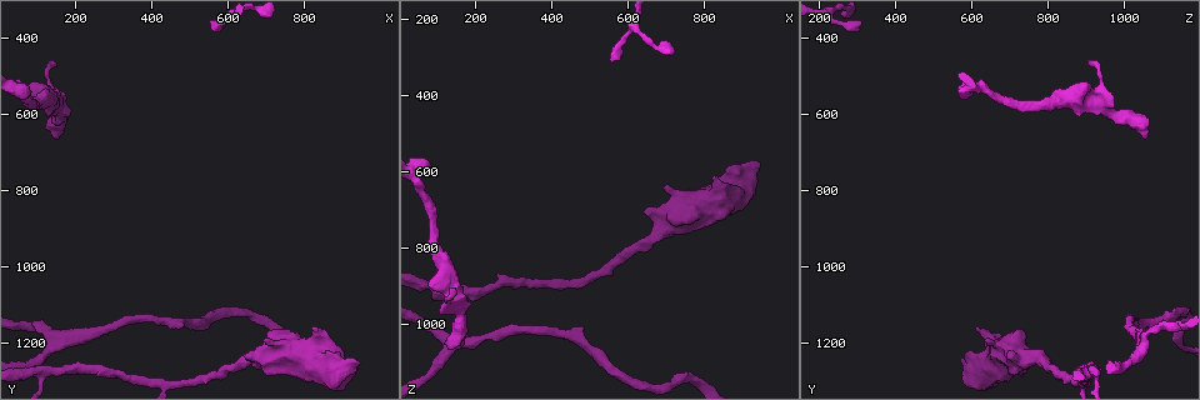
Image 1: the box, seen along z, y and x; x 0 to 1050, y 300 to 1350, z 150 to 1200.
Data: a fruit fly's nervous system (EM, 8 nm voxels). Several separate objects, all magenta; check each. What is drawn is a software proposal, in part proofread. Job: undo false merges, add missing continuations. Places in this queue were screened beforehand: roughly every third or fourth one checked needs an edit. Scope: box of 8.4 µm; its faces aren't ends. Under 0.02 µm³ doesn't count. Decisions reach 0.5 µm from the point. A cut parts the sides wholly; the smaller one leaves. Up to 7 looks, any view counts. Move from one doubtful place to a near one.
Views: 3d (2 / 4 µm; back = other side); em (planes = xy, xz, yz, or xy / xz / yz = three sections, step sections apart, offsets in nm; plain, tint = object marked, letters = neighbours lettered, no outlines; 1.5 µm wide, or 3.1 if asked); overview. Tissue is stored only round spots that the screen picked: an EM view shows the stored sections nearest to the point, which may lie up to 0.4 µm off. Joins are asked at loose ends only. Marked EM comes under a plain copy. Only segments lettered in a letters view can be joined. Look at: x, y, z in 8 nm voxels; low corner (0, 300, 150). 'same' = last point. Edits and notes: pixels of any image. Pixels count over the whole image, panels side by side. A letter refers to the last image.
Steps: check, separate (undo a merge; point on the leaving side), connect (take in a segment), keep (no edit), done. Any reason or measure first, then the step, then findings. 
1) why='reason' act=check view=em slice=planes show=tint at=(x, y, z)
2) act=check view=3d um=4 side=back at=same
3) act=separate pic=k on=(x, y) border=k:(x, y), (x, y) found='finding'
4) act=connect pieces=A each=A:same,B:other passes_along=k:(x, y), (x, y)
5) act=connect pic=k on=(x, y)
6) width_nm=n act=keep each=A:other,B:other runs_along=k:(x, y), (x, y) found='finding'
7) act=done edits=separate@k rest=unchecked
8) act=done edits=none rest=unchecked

why='an open end' act=check view=3d um=4 at=(150, 660, 1055)

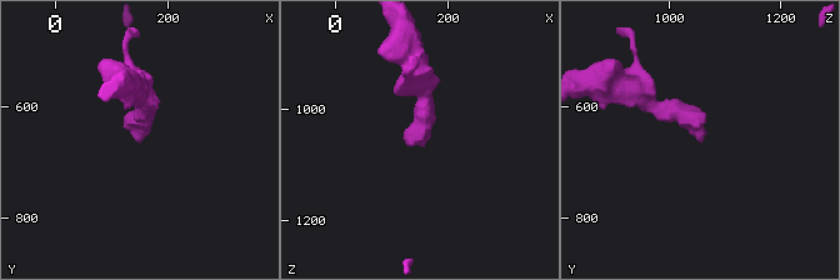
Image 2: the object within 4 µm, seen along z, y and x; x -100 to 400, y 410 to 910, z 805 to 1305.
act=check view=em slice=planes show=tint at=(150, 665, 1055)

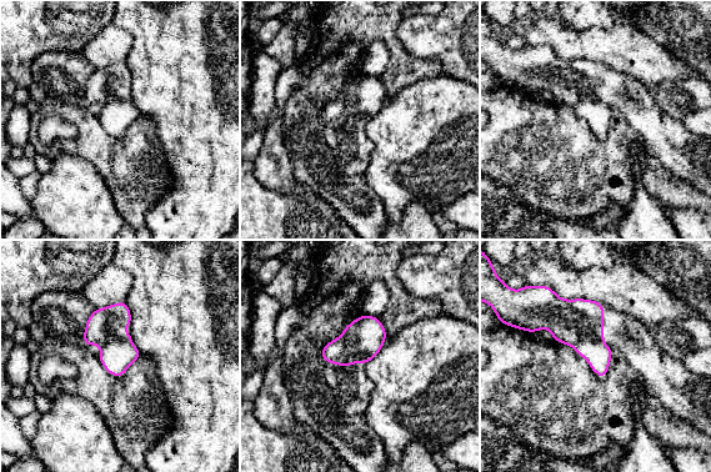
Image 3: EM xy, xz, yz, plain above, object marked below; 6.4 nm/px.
why='what lies round it' act=check view=em slice=planes show=letters at=same

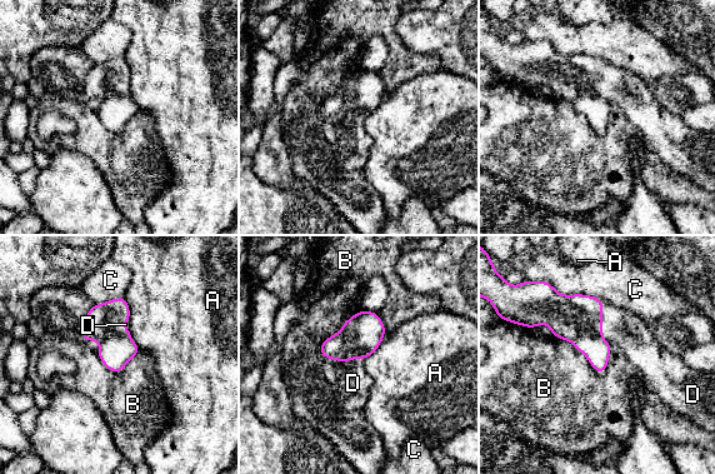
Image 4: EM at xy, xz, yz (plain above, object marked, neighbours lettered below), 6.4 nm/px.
act=connect pieces=D each=A:other,B:other,C:other,D:same passes_along=4:(578, 319), (601, 323), (621, 328) found='it goes on there'

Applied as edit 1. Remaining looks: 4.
why='thin end' act=check view=3d um=4 side=back at=(150, 460, 915)

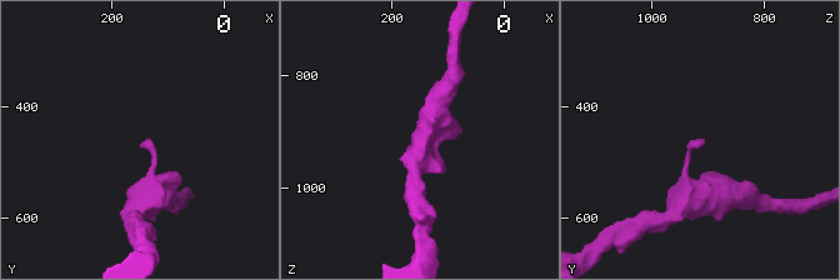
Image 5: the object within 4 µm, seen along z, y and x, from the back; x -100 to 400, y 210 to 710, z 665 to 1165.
act=check view=em slice=xy step=4 show=tint at=(150, 465, 905)

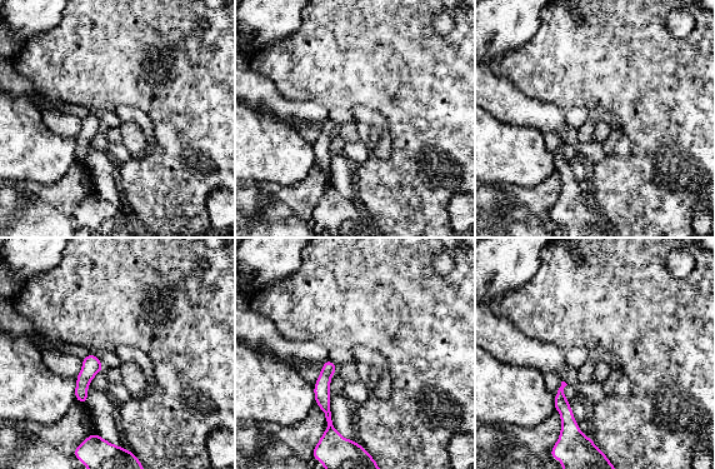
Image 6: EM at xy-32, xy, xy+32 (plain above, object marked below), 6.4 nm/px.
why='another direction' act=check view=em slice=planes show=letters at=same

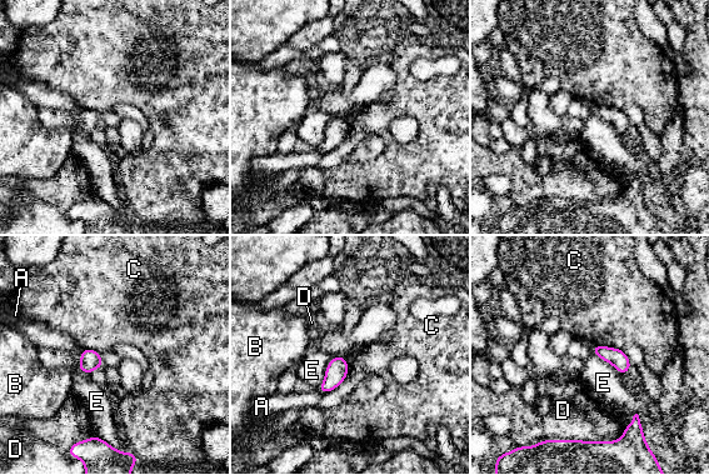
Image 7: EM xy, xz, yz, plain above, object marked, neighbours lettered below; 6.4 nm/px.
width_nm=90 act=keep each=A:other,B:other,C:other,D:other,E:other border=7:(593, 344), (619, 348), (622, 350) found='no lettered segment goes on from it'

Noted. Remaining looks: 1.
act=done edits=connect@4 rest=unchecked

